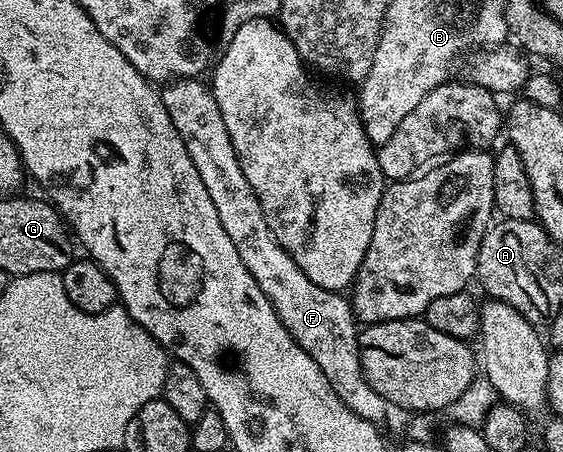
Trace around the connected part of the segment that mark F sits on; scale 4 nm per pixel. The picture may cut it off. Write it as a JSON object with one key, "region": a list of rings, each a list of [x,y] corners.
{"region":[[[203,79],[174,80],[165,83],[159,89],[162,106],[166,106],[166,114],[170,114],[170,122],[174,122],[174,130],[178,130],[178,138],[182,138],[182,146],[186,146],[186,154],[190,154],[190,162],[194,162],[194,170],[198,170],[198,178],[202,178],[202,186],[206,186],[206,194],[210,194],[210,202],[214,202],[214,210],[218,210],[218,218],[226,229],[226,235],[230,242],[234,242],[234,250],[238,250],[238,258],[246,265],[246,270],[254,274],[254,282],[258,282],[258,290],[266,294],[266,298],[274,306],[282,326],[290,330],[290,334],[318,362],[318,370],[326,374],[326,382],[362,418],[377,426],[383,425],[384,411],[390,408],[388,400],[366,382],[366,374],[362,370],[362,358],[360,357],[360,337],[358,335],[358,321],[356,313],[352,311],[352,305],[347,295],[339,292],[331,292],[322,286],[314,286],[302,270],[298,270],[298,264],[286,250],[274,238],[269,224],[266,223],[266,214],[262,214],[262,202],[258,202],[258,194],[246,182],[246,174],[242,174],[242,166],[238,166],[238,154],[234,154],[234,146],[230,142],[230,134],[226,134],[226,122],[222,122],[222,110],[218,110],[218,102],[212,96],[212,89]]]}

